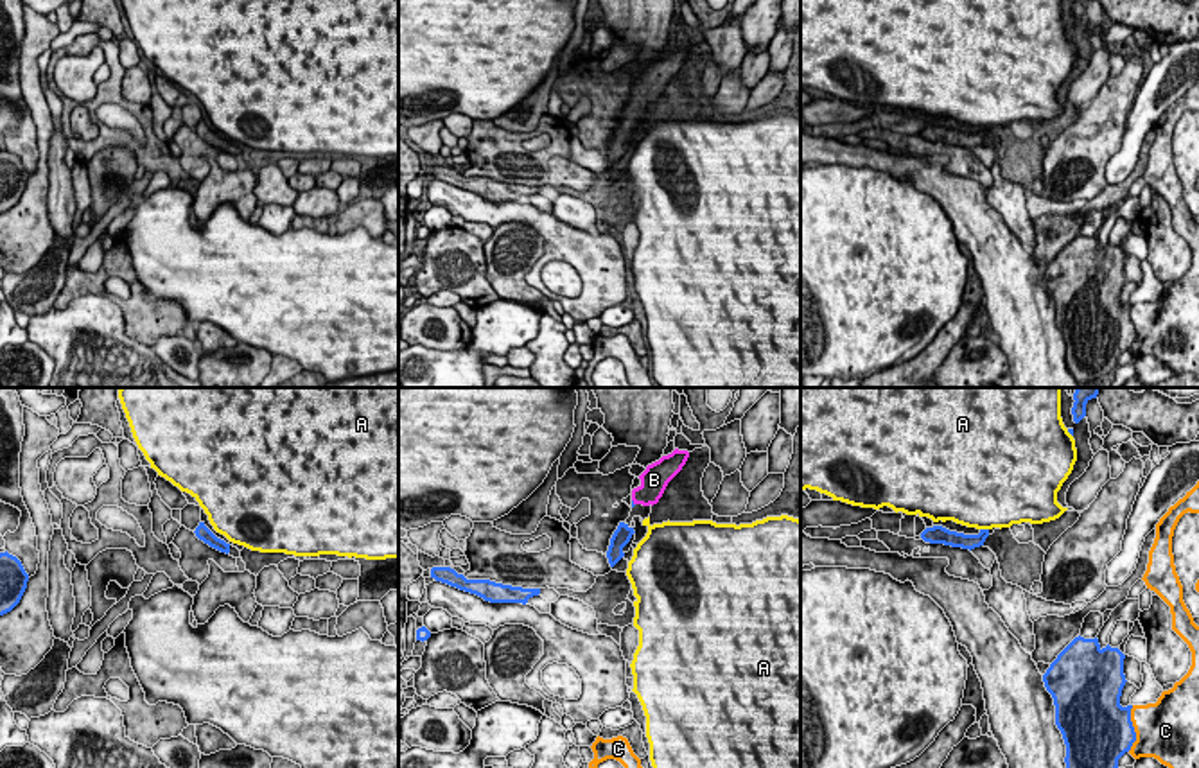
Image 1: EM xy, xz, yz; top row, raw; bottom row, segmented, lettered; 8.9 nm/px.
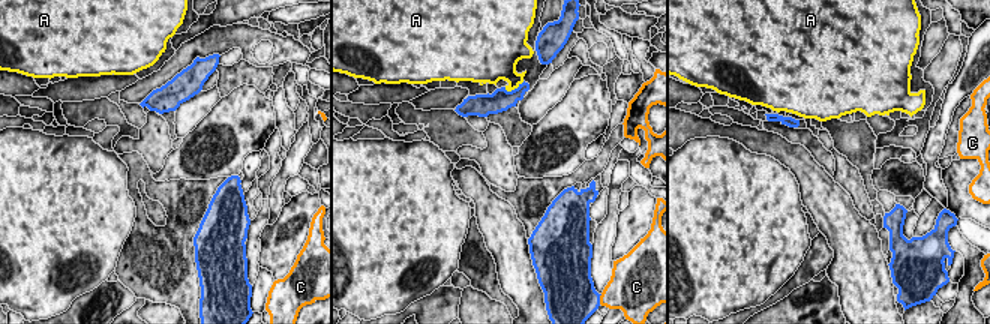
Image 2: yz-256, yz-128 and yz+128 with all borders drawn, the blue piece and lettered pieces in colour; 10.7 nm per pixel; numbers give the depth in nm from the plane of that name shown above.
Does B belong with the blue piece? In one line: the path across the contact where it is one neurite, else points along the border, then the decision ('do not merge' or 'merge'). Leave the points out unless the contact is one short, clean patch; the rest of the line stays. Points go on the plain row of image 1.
runs through xz (632, 99), (632, 101), (652, 85); merge

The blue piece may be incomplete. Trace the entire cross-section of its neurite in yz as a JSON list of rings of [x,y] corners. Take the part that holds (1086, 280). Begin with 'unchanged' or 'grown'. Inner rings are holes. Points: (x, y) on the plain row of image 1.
unchanged; [[[1075,235],[1050,262],[1043,273],[1046,289],[1054,296],[1055,323],[1066,343],[1066,368],[1079,386],[1100,382],[1111,377],[1118,357],[1131,348],[1136,330],[1131,319],[1133,303],[1122,305],[1120,294],[1125,284],[1125,253],[1109,242],[1102,246],[1098,237]]]

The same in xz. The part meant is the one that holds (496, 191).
unchanged; [[[433,165],[431,176],[436,179],[447,181],[459,188],[476,192],[490,201],[522,201],[526,203],[529,196],[538,194],[540,187],[522,187],[495,181],[490,178],[467,178],[463,172],[458,172],[451,165]]]

